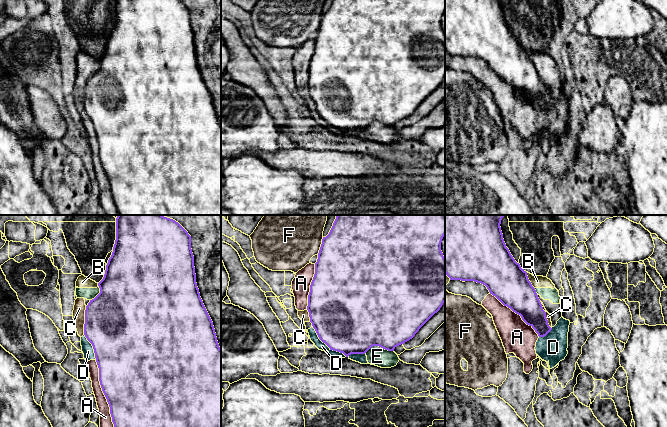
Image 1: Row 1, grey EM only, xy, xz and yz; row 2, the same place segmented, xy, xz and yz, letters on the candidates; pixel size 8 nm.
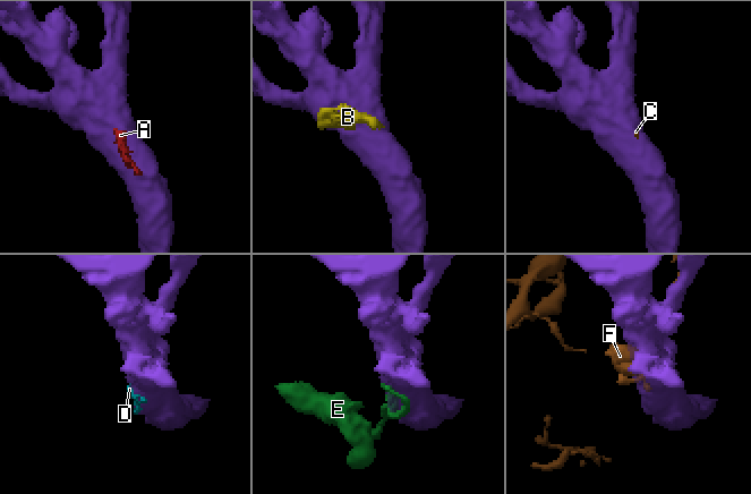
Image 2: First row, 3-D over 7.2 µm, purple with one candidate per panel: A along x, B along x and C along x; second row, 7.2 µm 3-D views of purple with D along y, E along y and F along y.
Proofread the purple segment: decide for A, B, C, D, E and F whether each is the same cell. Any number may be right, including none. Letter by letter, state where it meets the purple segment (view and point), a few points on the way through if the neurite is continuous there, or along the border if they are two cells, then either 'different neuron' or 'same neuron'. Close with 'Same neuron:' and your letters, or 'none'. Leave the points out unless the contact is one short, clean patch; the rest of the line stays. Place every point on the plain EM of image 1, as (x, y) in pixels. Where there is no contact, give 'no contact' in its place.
A: contact xy (106, 174); different neuron
B: contact yz (528, 56); different neuron
C: contact xy (85, 96); border xy (86, 82), (83, 110); different neuron
D: contact xz (336, 126); different neuron
E: contact xz (378, 121); different neuron
F: contact xz (321, 22); different neuron
Same neuron: none

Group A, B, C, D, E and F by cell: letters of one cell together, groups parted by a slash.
A B C D E / F

